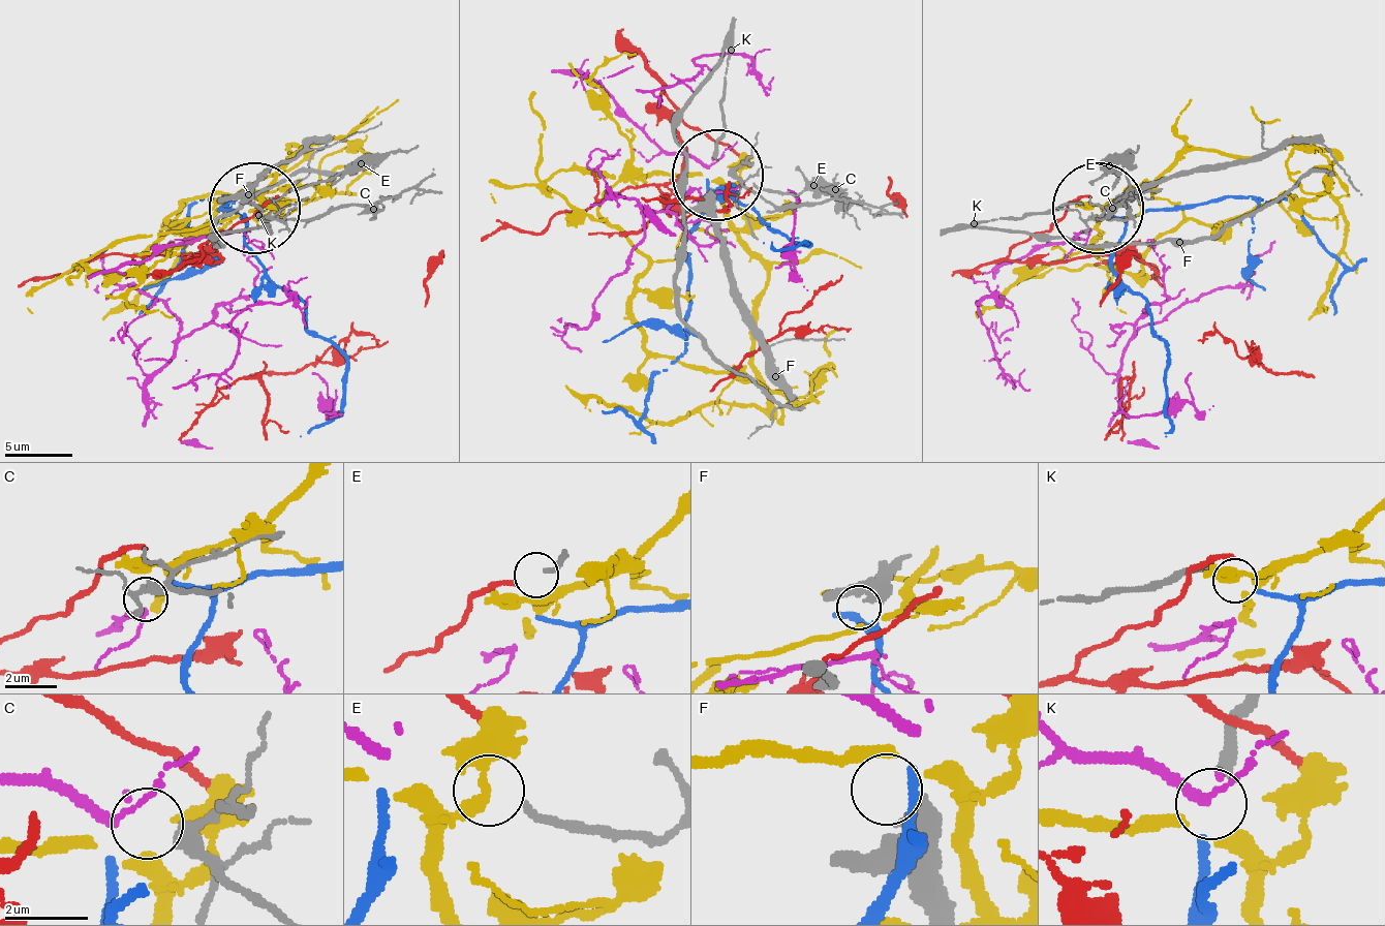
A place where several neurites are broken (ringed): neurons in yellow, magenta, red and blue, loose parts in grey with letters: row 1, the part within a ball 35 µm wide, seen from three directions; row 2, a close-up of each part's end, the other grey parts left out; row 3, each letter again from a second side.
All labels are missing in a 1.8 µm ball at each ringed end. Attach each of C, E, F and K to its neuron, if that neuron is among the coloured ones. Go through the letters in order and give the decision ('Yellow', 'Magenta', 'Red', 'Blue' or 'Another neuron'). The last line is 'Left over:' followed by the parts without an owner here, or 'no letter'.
C: Magenta
E: Red
F: Another neuron
K: Blue
Left over: F

